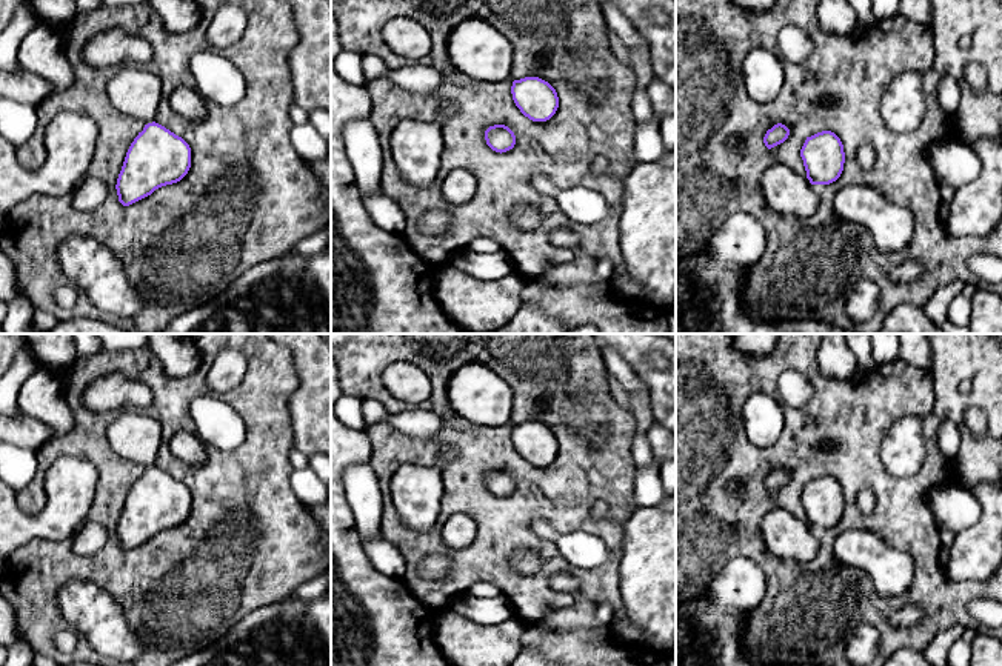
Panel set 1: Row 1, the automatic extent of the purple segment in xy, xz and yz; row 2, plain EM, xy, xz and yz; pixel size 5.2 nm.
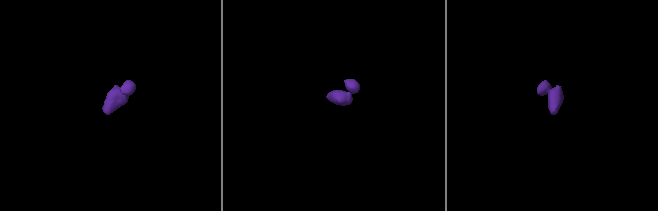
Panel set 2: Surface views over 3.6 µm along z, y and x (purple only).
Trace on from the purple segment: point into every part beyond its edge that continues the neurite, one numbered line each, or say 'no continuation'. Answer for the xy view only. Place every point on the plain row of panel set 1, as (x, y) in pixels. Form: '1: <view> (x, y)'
1: xy (134, 436)

